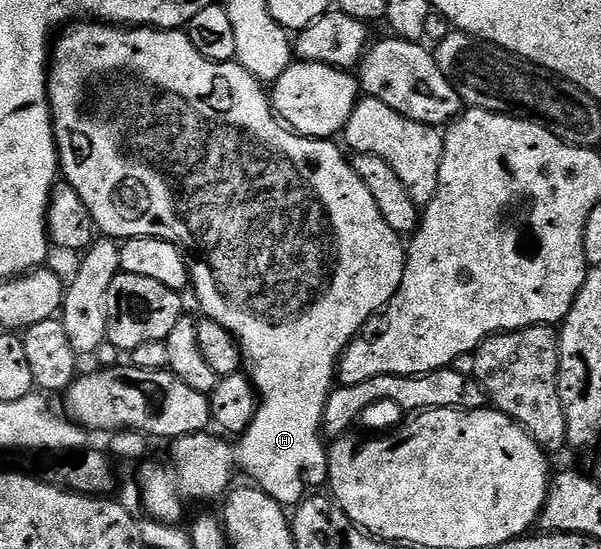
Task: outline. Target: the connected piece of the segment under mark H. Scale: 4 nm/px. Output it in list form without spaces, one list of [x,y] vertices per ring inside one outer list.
[[[78,20],[64,27],[51,46],[49,107],[53,113],[60,173],[64,181],[71,188],[75,188],[75,192],[79,192],[79,200],[87,204],[87,212],[91,212],[98,231],[114,240],[162,238],[181,249],[182,254],[187,256],[191,290],[197,293],[197,302],[201,305],[200,313],[215,320],[215,324],[223,324],[223,328],[227,328],[227,332],[231,332],[231,336],[236,338],[237,346],[241,349],[244,373],[248,374],[259,395],[255,416],[244,434],[234,441],[237,442],[234,446],[228,446],[224,442],[226,439],[216,433],[202,432],[176,439],[172,443],[173,455],[166,462],[145,460],[140,463],[142,466],[139,485],[144,511],[157,522],[180,523],[180,518],[185,514],[185,502],[209,502],[217,497],[220,499],[230,489],[236,470],[245,470],[249,477],[246,479],[267,492],[267,496],[274,498],[280,506],[296,507],[314,488],[326,485],[329,477],[329,455],[321,421],[325,415],[327,400],[335,389],[337,364],[349,343],[370,320],[384,311],[395,296],[405,271],[407,250],[403,245],[402,235],[387,228],[387,220],[383,220],[379,208],[375,208],[375,200],[371,197],[371,192],[367,192],[367,184],[363,184],[363,180],[355,176],[350,159],[341,155],[342,147],[337,147],[336,141],[304,138],[297,131],[290,130],[277,117],[266,87],[255,75],[244,70],[235,60],[207,60],[207,56],[203,56],[195,48],[195,44],[191,44],[184,29],[158,30],[151,26],[119,26],[96,20]]]

